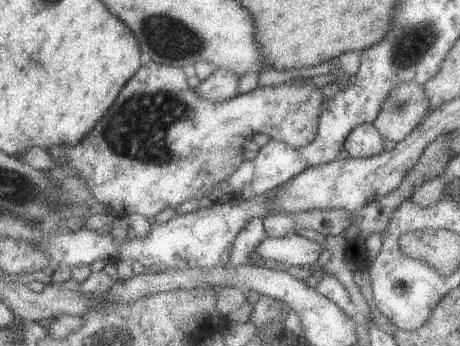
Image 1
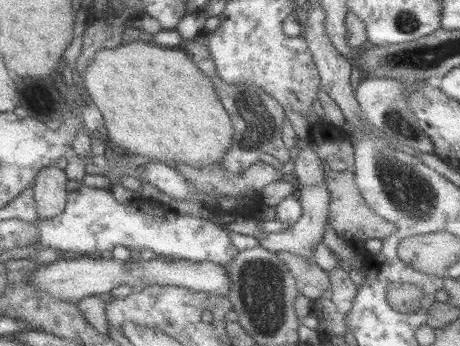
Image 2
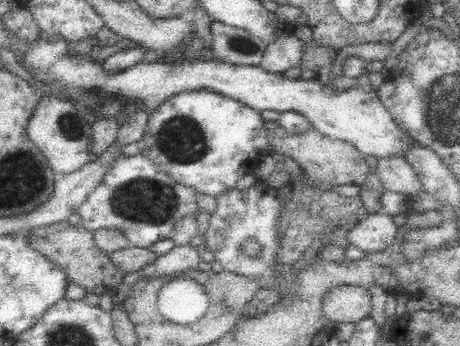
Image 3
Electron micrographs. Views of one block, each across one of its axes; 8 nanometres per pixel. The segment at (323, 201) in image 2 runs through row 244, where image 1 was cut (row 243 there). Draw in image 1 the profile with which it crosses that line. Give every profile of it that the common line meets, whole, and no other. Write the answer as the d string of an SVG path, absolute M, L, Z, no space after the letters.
M287 234L285 238L267 238L263 244L257 246L263 260L275 260L285 264L285 268L295 266L295 268L309 268L315 266L315 262L321 258L323 254L323 246L317 244L315 240Z

